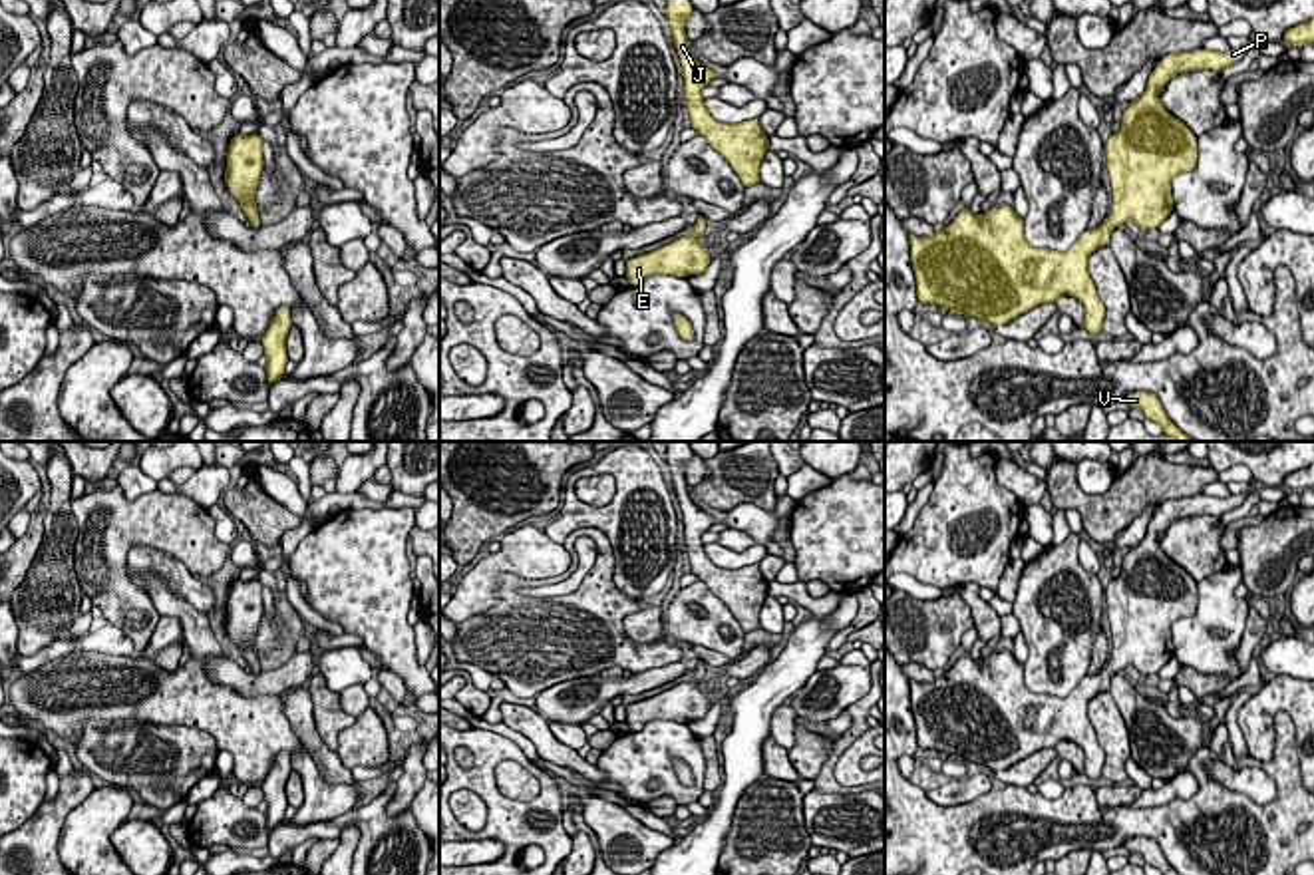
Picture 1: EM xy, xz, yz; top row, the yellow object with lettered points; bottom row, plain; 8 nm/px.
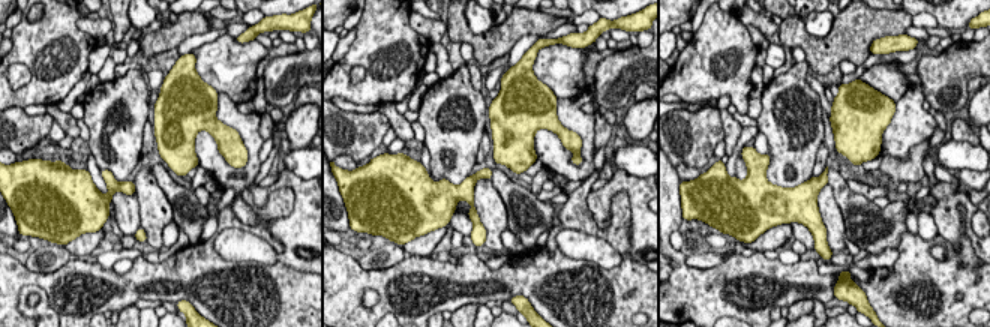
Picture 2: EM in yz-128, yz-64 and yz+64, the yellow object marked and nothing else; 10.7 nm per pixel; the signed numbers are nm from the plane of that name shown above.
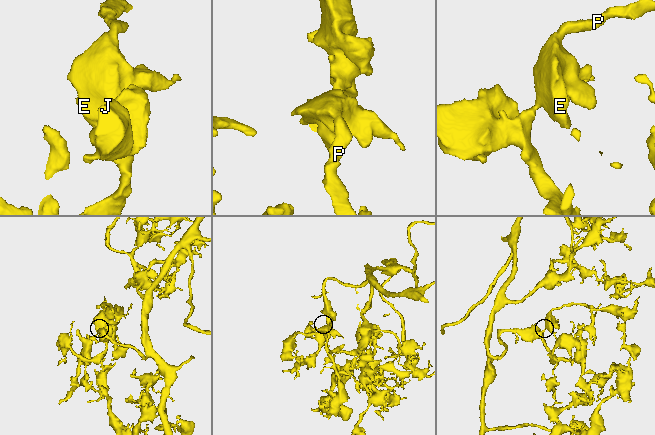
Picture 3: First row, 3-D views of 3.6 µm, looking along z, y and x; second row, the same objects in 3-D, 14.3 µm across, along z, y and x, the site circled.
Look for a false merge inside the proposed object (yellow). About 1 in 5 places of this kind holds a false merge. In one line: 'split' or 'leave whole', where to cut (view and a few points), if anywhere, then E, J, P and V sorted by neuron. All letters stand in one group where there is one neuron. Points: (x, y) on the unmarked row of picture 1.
leave whole; no cut; E J P V

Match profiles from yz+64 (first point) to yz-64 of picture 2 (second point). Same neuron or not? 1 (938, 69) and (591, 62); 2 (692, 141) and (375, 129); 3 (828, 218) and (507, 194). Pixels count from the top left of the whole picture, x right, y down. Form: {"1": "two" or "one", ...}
{"1": "two", "2": "one", "3": "two"}

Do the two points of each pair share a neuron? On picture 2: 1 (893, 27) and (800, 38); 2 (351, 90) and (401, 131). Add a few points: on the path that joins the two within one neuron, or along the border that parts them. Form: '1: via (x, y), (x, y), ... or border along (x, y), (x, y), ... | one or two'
1: via (870, 27), (858, 27), (834, 48), (822, 48) | one
2: border along (395, 102), (378, 104) | two

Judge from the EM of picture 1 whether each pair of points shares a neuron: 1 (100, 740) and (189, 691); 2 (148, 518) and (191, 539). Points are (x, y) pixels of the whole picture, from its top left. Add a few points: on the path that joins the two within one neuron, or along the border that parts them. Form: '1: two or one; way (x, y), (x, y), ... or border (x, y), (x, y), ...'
1: two; border (88, 720), (104, 724), (122, 720), (181, 724)
2: one; way (158, 520), (175, 524), (181, 529)

